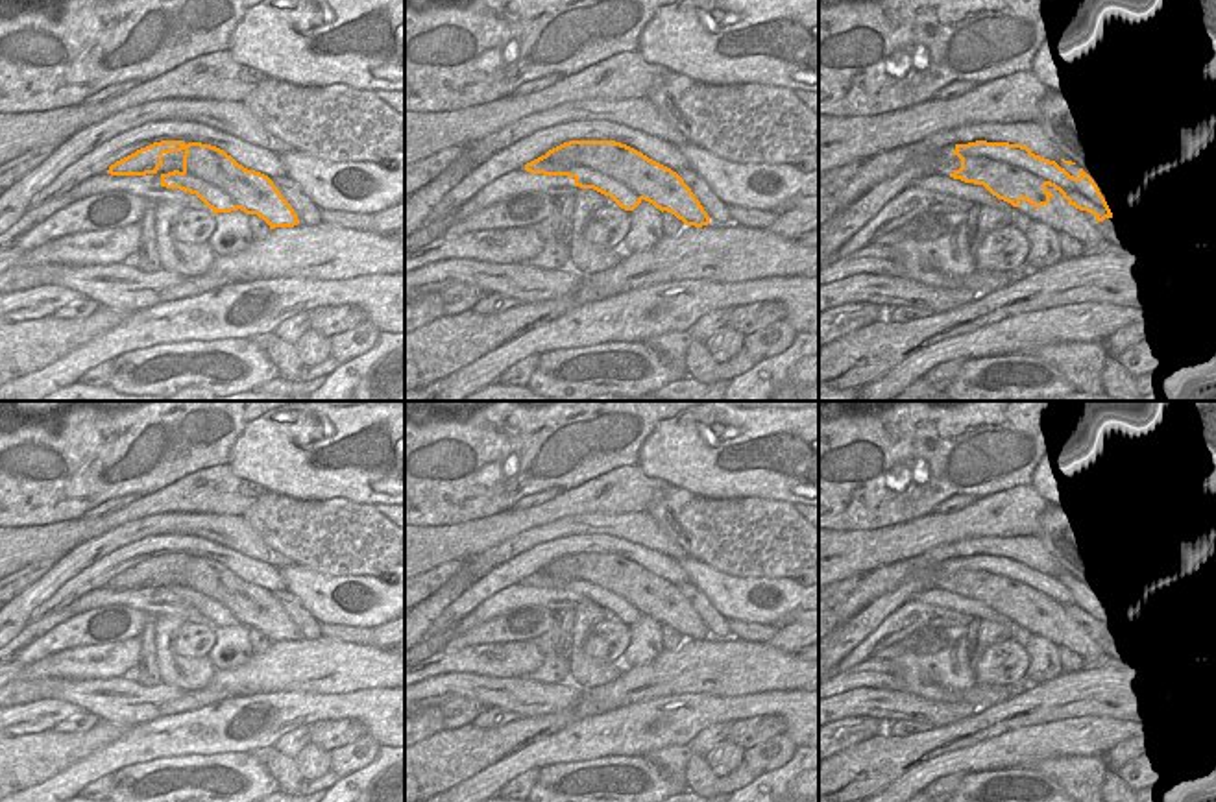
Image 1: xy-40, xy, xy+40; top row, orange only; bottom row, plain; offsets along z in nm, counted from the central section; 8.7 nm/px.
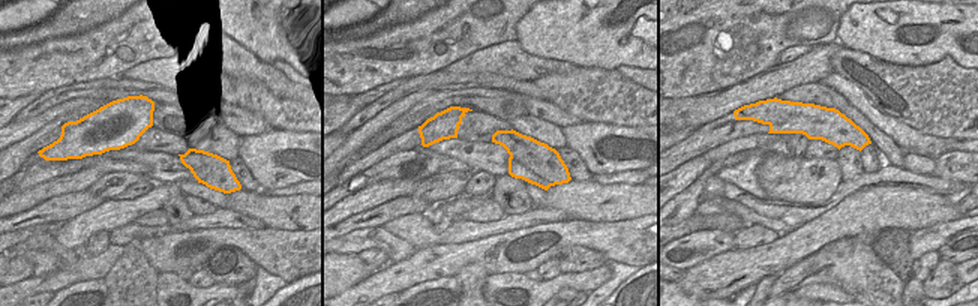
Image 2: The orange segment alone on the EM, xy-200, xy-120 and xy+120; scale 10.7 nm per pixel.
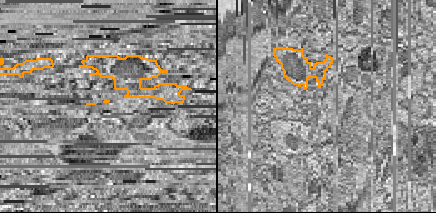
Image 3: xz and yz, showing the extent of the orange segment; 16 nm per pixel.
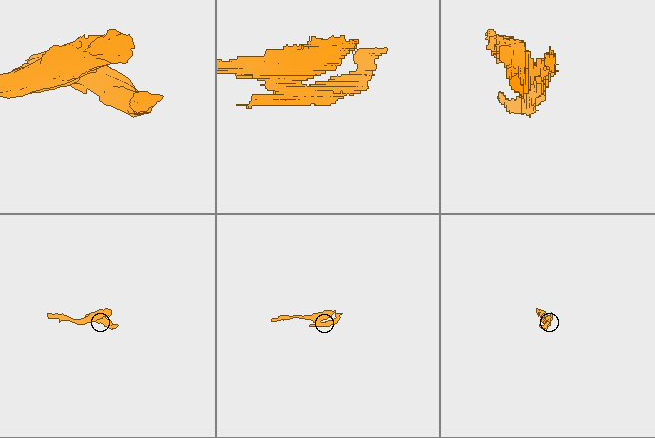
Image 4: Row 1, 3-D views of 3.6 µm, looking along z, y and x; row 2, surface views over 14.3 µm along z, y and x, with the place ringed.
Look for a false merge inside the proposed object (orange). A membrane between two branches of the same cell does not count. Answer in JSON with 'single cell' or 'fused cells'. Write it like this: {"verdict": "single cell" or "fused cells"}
{"verdict": "fused cells"}

